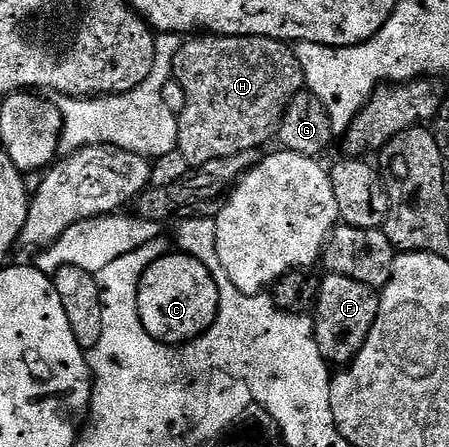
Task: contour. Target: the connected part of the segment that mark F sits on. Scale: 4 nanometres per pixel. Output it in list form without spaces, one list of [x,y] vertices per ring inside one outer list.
[[[326,274],[324,278],[325,280],[323,278],[320,280],[317,288],[317,305],[315,308],[313,335],[317,339],[319,353],[323,356],[326,363],[330,365],[345,365],[357,354],[357,350],[361,347],[365,336],[372,329],[381,300],[378,292],[374,288],[363,285],[351,277]]]

